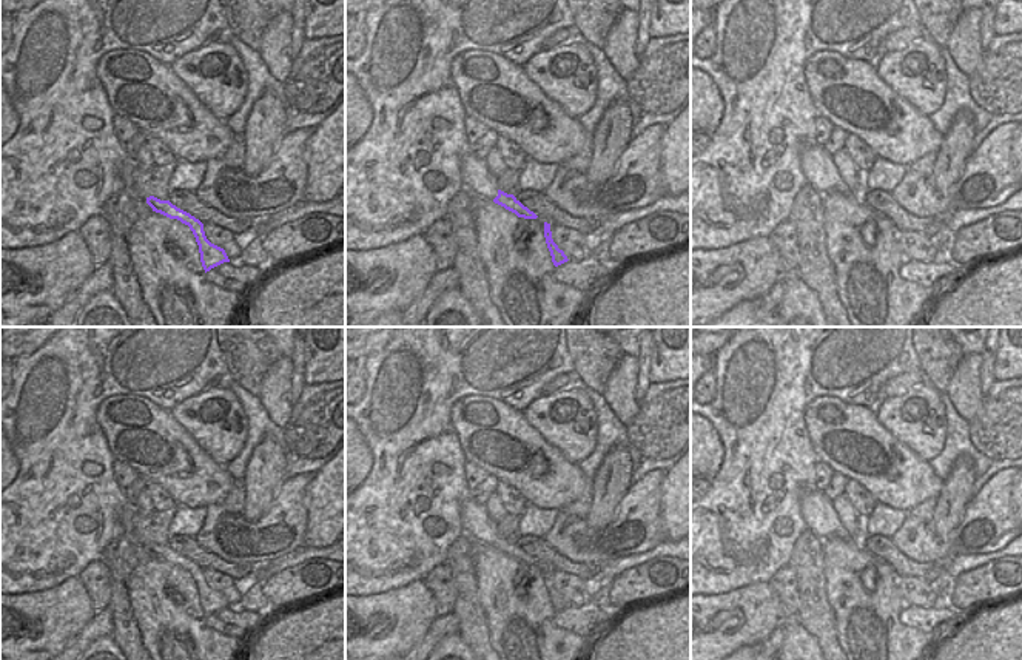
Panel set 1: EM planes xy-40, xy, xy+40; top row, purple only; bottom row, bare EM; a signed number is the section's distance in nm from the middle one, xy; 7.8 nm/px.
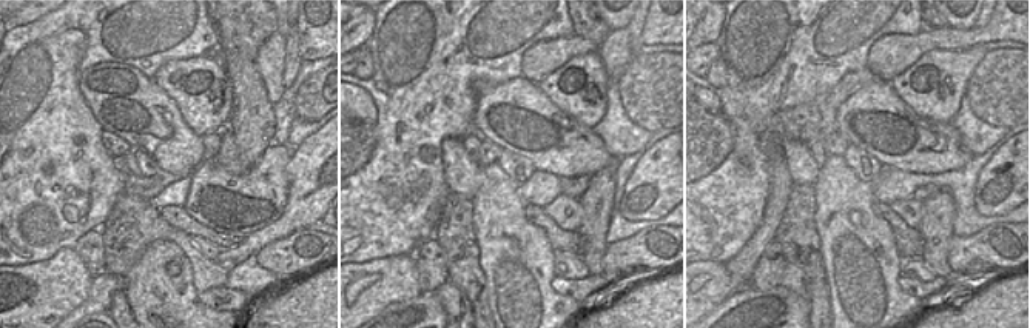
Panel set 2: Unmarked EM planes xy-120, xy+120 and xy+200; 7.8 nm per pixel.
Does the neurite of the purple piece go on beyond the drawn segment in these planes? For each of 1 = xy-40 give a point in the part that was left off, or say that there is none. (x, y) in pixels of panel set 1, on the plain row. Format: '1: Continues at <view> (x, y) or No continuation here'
1: No continuation here

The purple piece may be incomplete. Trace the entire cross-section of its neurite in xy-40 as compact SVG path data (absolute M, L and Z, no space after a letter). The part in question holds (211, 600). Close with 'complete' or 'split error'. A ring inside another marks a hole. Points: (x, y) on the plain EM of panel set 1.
M154 541L146 543L146 549L153 554L153 557L160 558L170 564L177 564L182 569L190 572L199 591L200 608L205 618L224 608L230 608L225 595L211 589L207 584L203 577L203 569L199 564L177 554L170 546L160 546Z; complete

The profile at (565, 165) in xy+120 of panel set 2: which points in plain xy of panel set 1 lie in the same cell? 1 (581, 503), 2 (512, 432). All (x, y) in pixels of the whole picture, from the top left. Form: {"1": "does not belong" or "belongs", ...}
{"1": "does not belong", "2": "belongs"}

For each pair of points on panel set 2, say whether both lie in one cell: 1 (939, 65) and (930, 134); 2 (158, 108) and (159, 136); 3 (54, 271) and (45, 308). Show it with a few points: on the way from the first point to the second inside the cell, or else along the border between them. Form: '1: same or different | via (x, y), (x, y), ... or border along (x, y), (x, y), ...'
1: different | border along (901, 99), (919, 116), (949, 123)
2: same | via (158, 114), (158, 130)
3: same | via (54, 281), (45, 299)

